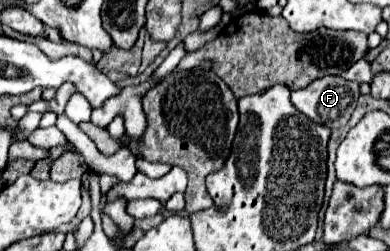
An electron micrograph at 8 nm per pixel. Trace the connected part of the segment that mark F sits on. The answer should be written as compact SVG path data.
M342 76L318 78L310 86L292 92L292 104L310 120L328 128L342 128L350 120L360 96L360 84Z

